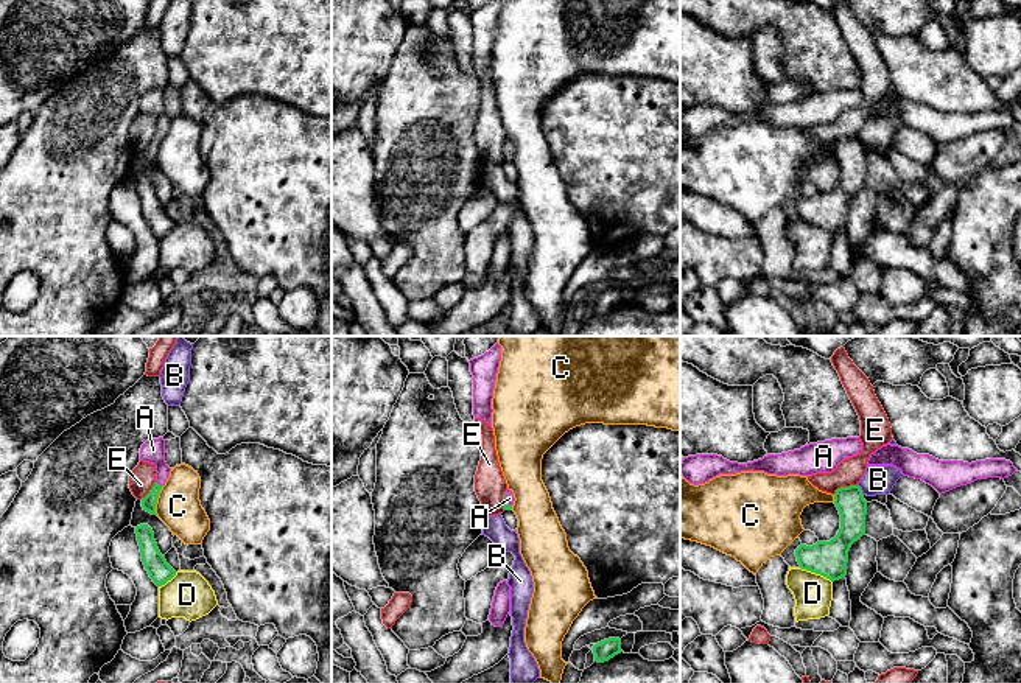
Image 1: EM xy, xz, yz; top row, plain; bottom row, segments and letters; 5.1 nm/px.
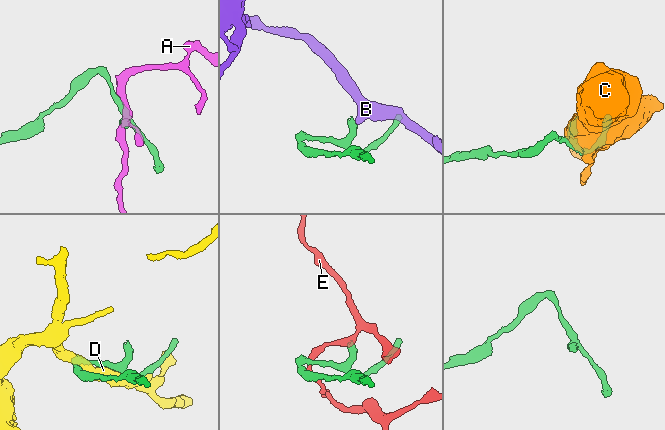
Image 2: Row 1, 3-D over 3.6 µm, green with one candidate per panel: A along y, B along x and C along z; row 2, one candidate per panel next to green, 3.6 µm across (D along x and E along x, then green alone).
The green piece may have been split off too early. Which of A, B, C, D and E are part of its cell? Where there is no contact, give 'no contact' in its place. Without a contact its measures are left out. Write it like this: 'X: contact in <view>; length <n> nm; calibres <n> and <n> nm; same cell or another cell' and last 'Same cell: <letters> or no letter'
A: contact in xy; length 50 nm; calibres 80 and 120 nm; same cell
B: contact in yz; length 70 nm; calibres 150 and 160 nm; another cell
C: contact in xy; length 160 nm; calibres 80 and 220 nm; another cell
D: contact in yz; length 190 nm; calibres 190 and 200 nm; another cell
E: contact in yz; length 140 nm; calibres 150 and 140 nm; another cell
Same cell: A

